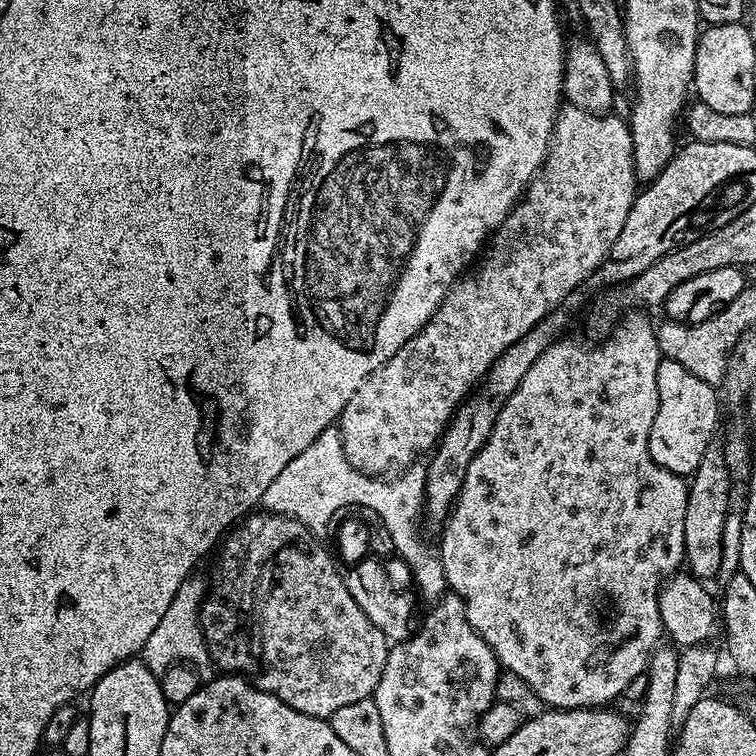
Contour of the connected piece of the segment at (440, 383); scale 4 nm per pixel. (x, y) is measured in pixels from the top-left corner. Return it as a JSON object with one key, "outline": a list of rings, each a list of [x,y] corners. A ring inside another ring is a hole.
{"outline":[[[571,106],[565,107],[561,111],[556,118],[556,131],[544,167],[540,170],[536,179],[528,185],[520,203],[512,209],[510,215],[505,218],[502,227],[495,233],[494,241],[496,240],[496,245],[492,249],[490,249],[491,247],[487,249],[487,252],[489,251],[488,257],[486,257],[486,252],[483,257],[483,260],[485,259],[484,265],[480,269],[478,269],[479,267],[475,269],[475,272],[477,271],[476,276],[470,277],[471,275],[469,275],[467,278],[461,279],[444,297],[443,303],[440,304],[440,309],[432,316],[432,321],[424,327],[423,331],[419,332],[410,342],[406,342],[406,346],[402,346],[402,350],[398,350],[398,354],[394,354],[394,358],[390,358],[390,362],[386,362],[378,370],[374,370],[371,378],[366,382],[362,382],[362,386],[358,386],[354,398],[350,398],[350,402],[346,402],[346,406],[340,411],[338,427],[340,429],[340,437],[343,438],[344,453],[348,455],[348,460],[355,468],[369,474],[384,474],[387,473],[384,472],[387,468],[392,468],[395,464],[400,464],[399,466],[411,465],[415,461],[412,459],[419,452],[426,451],[425,453],[427,453],[441,439],[445,428],[453,419],[454,411],[452,412],[452,410],[455,407],[456,410],[461,405],[460,399],[464,395],[466,395],[465,397],[469,395],[468,390],[470,388],[473,387],[472,389],[475,389],[477,384],[485,379],[492,363],[512,343],[516,343],[523,338],[549,312],[553,309],[559,309],[569,299],[571,293],[581,287],[579,284],[584,284],[589,279],[589,276],[607,261],[608,252],[611,251],[618,236],[622,234],[622,226],[626,226],[626,218],[630,214],[632,204],[636,201],[638,195],[636,167],[632,161],[632,129],[625,121],[623,124],[614,115],[596,115]]]}

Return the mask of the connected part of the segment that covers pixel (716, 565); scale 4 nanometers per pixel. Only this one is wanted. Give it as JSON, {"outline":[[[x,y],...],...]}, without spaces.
{"outline":[[[713,442],[706,450],[702,462],[698,462],[698,470],[690,477],[684,523],[686,568],[701,582],[714,579],[724,564],[724,542],[726,542],[724,528],[730,511],[729,496],[733,487],[734,481],[728,472],[724,448],[719,443]]]}

